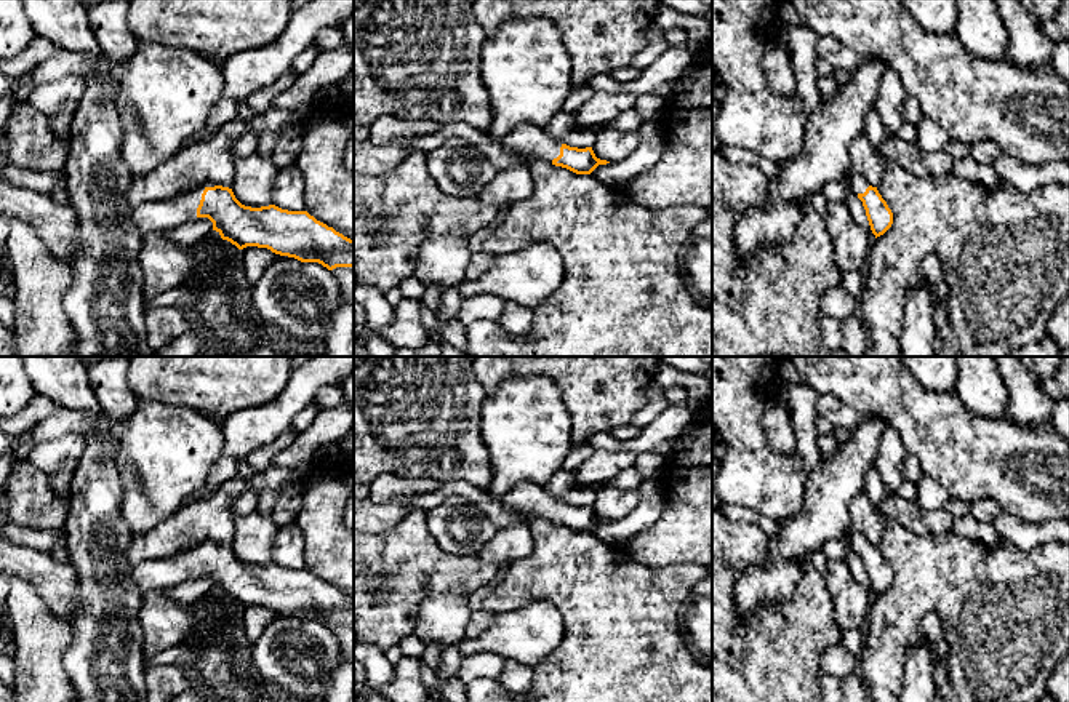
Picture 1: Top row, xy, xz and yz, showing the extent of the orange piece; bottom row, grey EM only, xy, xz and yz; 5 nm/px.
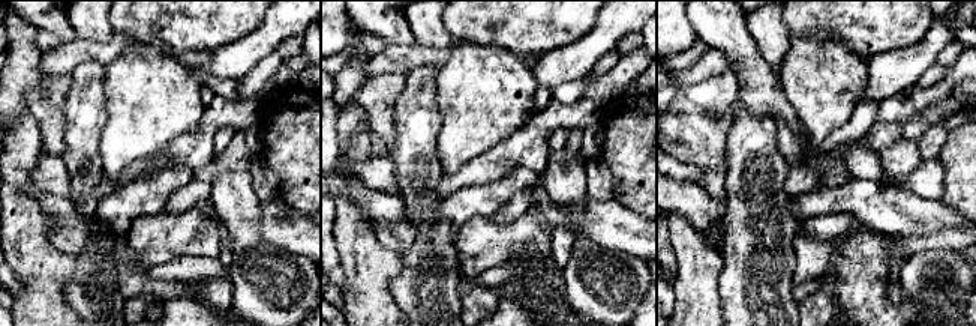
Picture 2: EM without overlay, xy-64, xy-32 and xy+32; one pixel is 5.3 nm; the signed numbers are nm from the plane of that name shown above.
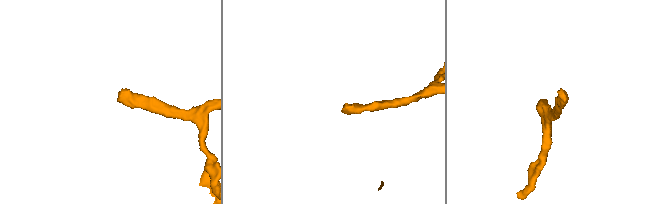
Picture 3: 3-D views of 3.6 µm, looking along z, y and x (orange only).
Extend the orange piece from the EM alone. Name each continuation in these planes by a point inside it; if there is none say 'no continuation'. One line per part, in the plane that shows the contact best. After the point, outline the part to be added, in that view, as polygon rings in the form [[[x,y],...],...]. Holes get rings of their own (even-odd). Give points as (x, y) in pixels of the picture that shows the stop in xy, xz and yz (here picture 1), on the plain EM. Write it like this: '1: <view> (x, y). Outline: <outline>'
1: xy (152, 574). Outline: [[[197,542],[174,555],[146,560],[133,566],[131,579],[142,595],[194,579],[206,545],[214,545],[214,542]]]

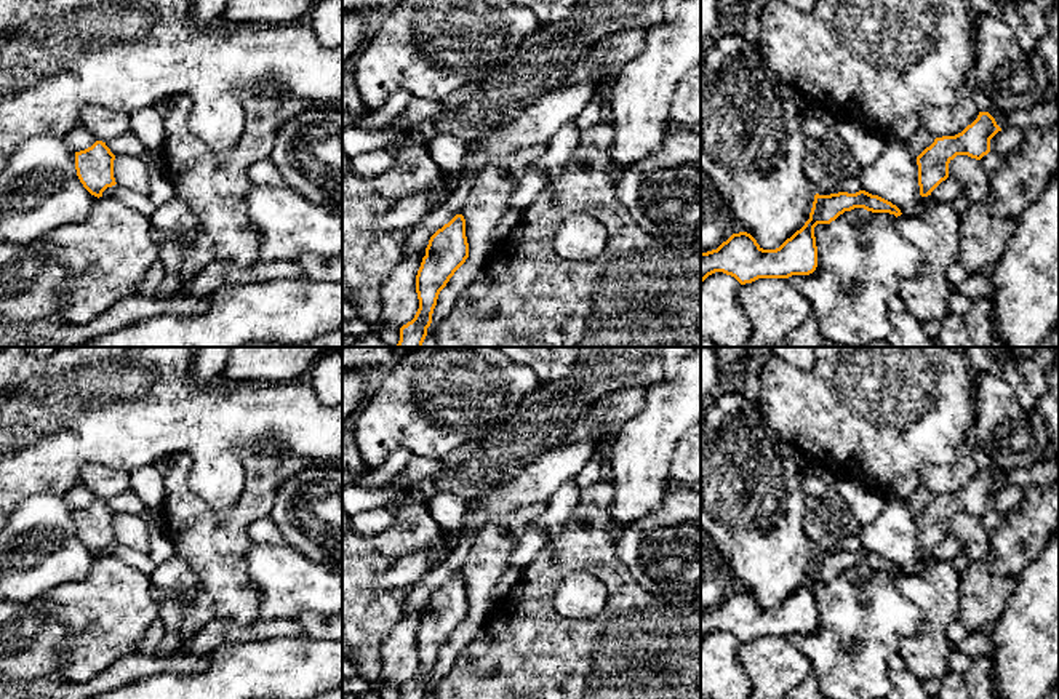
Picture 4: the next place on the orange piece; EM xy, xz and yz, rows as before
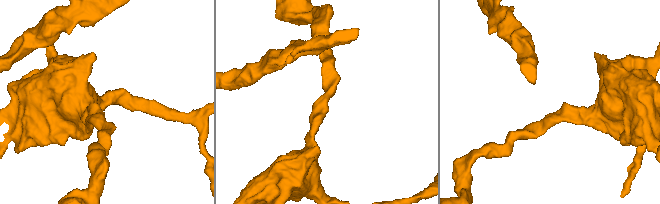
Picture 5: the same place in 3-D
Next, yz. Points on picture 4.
no continuation

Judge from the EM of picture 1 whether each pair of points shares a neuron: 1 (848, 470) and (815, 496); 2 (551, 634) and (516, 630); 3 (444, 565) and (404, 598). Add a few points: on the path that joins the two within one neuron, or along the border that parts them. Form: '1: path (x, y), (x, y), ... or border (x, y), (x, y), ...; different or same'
1: path (840, 478), (823, 496); same
2: path (543, 632), (532, 626), (524, 629); same
3: path (431, 570), (423, 570), (407, 586); same

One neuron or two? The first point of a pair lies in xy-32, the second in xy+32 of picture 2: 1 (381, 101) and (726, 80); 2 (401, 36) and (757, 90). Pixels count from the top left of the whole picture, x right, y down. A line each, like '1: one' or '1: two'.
1: one
2: one

